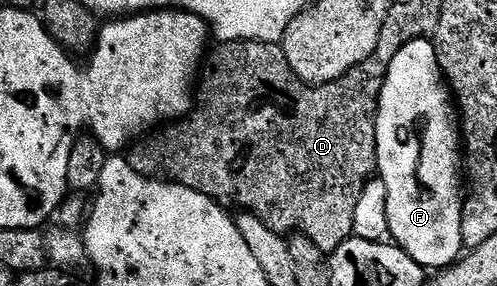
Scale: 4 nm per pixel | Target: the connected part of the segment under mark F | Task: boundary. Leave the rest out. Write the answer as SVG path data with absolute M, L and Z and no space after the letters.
M430 38L409 41L393 57L385 85L379 94L379 112L375 115L377 137L378 178L385 181L389 193L390 238L413 261L423 268L446 269L464 254L461 237L464 192L459 192L461 183L461 127L457 122L457 107L452 92L439 67L434 42Z

